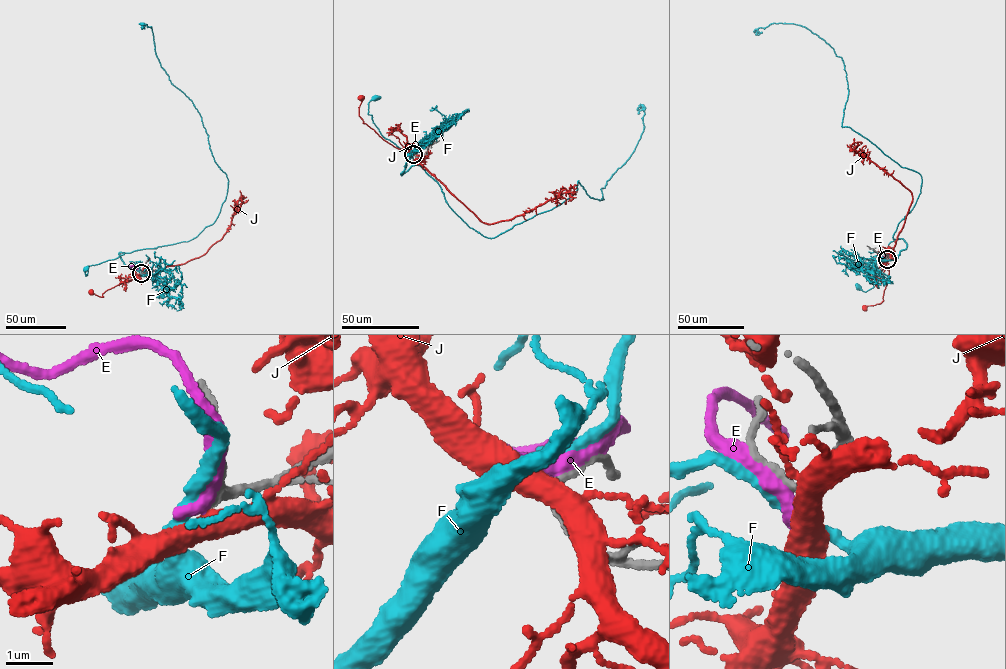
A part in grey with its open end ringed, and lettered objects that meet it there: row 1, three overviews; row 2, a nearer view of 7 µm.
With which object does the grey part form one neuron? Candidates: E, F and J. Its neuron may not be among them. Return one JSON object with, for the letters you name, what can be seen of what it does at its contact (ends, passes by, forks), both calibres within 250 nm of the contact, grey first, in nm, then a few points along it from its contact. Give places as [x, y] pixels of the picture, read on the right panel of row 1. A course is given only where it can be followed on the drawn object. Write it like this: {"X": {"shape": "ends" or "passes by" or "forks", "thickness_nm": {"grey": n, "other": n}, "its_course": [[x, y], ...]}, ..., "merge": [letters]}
{"merge": []}

